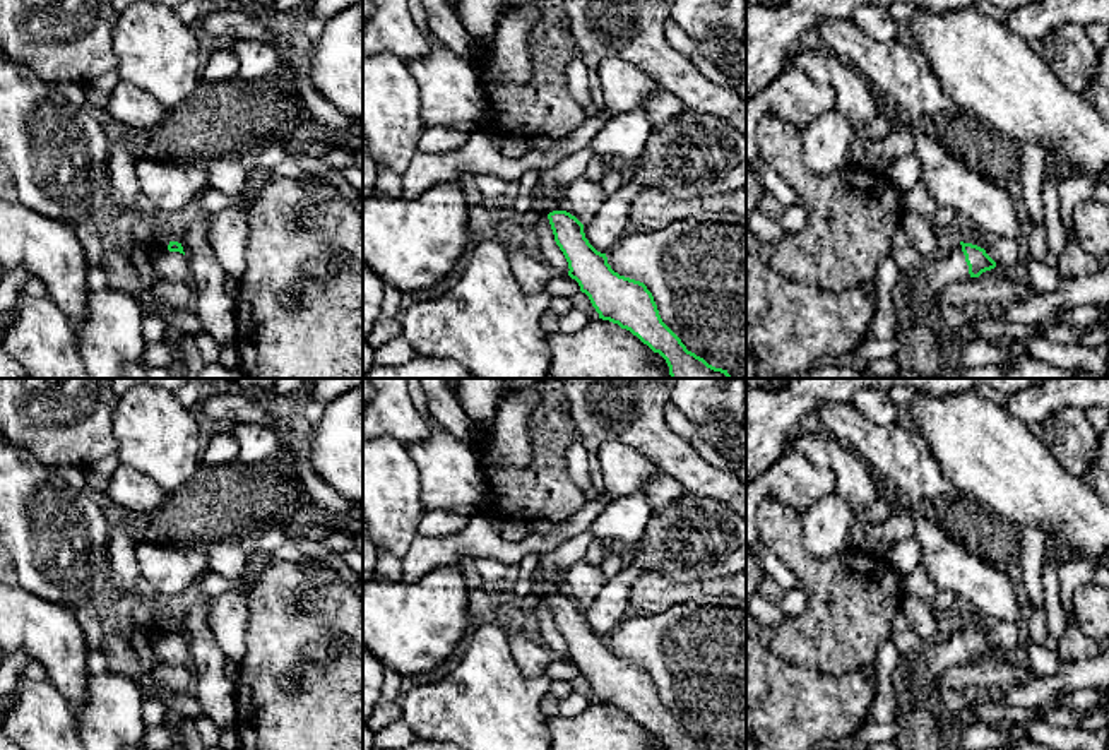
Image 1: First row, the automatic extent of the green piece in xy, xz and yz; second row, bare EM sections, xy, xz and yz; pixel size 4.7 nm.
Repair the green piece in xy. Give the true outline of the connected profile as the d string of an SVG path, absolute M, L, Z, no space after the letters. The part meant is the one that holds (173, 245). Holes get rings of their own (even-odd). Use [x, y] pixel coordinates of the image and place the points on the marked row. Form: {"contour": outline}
{"contour": "M169 241L168 247L156 248L151 255L156 277L166 281L187 281L188 265L181 243Z"}

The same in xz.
{"contour": "M558 192L534 200L534 209L548 216L554 241L575 279L599 313L599 318L630 330L654 353L659 353L671 378L732 378L727 370L709 365L688 351L681 339L662 322L652 293L640 281L620 276L584 233L584 224L565 211Z"}

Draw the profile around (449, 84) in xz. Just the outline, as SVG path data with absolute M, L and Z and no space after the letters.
M423 34L428 51L407 67L419 87L424 128L443 127L467 135L479 132L483 94L476 67L438 38Z

